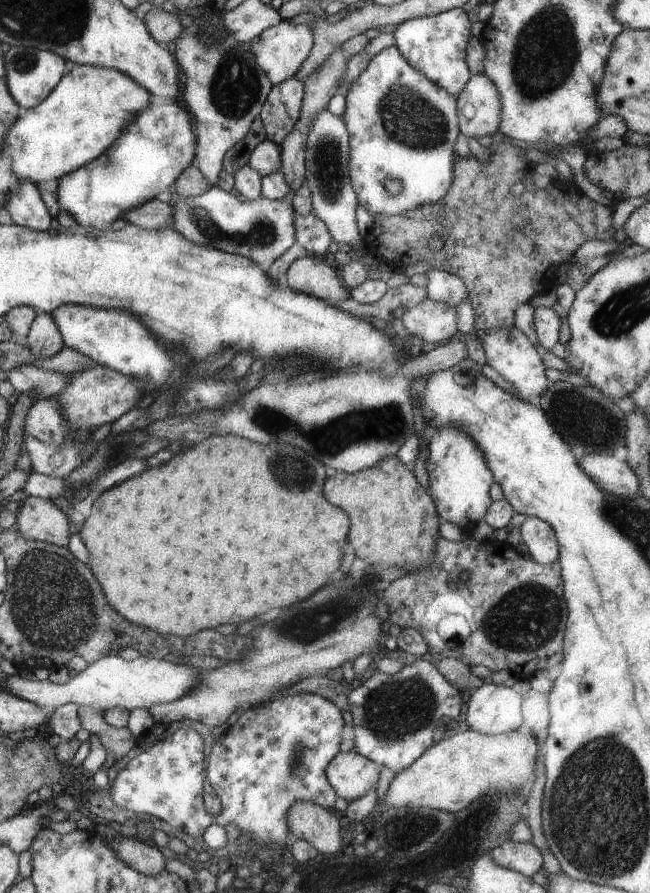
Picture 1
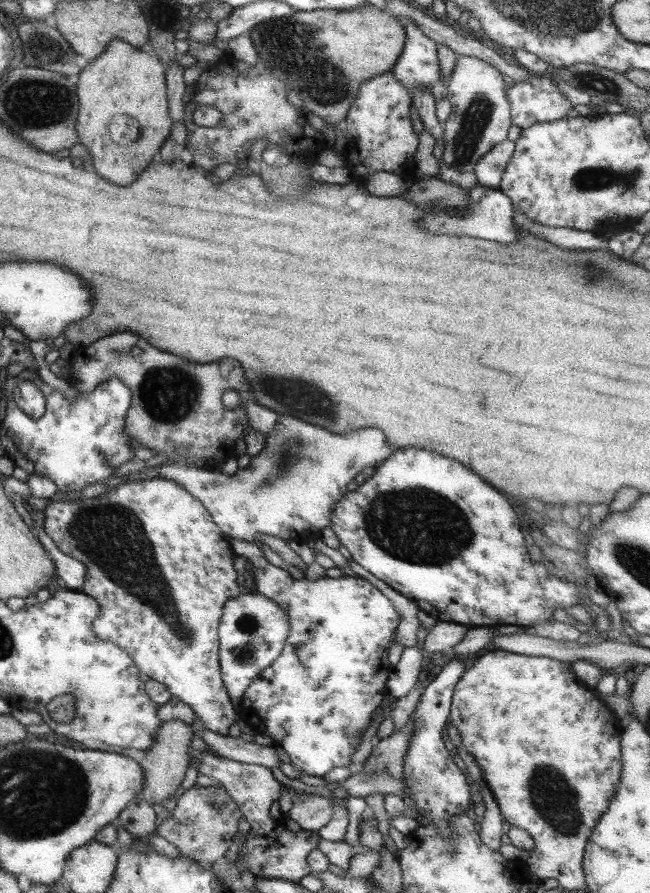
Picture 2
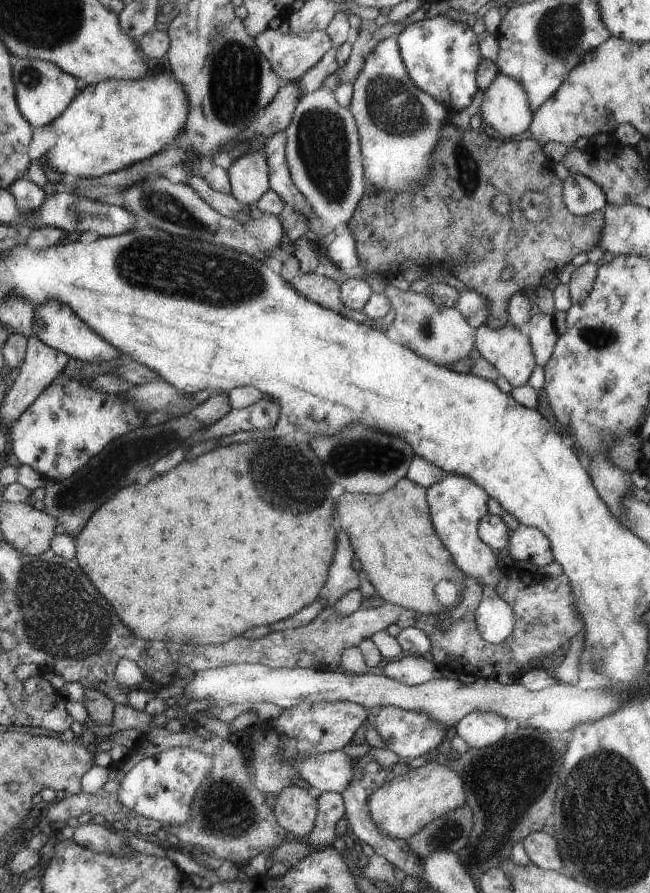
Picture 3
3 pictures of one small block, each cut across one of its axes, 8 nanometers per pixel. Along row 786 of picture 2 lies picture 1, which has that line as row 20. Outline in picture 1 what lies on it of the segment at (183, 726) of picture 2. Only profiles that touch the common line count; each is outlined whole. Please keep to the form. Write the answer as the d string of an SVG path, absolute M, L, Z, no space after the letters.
M153 6L145 16L143 24L147 27L149 34L160 46L165 46L167 42L176 40L181 32L182 26L179 24L179 17L171 15L162 9Z

